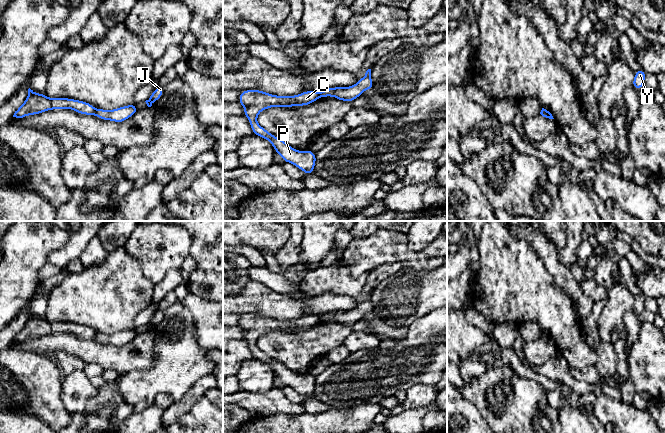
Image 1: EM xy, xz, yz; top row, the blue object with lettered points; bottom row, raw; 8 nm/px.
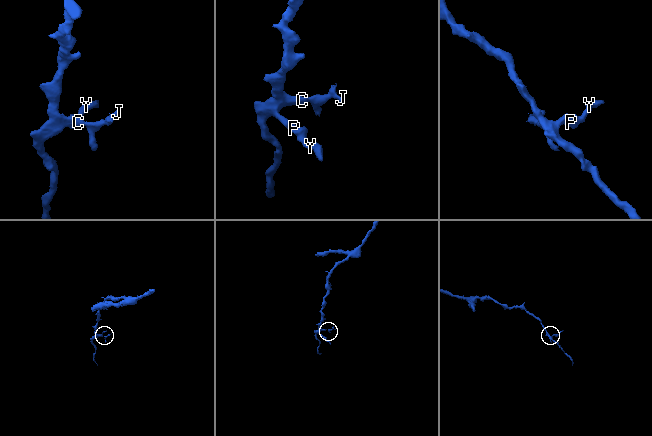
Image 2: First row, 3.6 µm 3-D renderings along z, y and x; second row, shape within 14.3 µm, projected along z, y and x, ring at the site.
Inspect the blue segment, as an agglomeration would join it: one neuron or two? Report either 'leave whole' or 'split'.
leave whole

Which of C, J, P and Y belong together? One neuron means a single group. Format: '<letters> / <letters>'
C J P Y

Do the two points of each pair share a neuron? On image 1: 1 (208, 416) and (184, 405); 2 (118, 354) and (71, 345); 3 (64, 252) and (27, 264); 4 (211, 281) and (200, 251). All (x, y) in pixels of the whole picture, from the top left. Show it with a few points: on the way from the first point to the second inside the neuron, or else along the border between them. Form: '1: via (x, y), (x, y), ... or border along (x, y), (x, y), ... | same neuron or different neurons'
1: border along (204, 395), (173, 422) | different neurons
2: via (106, 354), (83, 348) | same neuron
3: border along (65, 243), (51, 250), (47, 254), (46, 261) | different neurons
4: via (211, 274), (211, 262), (207, 258) | same neuron

